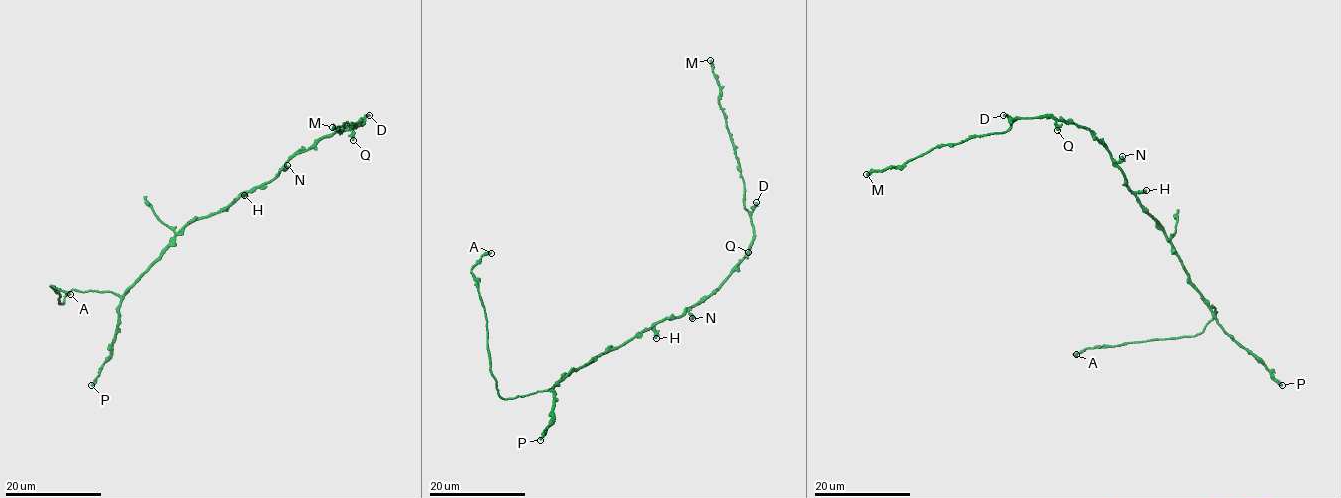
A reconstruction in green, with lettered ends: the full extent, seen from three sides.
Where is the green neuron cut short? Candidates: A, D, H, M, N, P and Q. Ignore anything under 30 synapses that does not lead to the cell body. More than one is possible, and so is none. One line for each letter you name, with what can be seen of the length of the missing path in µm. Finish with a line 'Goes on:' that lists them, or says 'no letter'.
Goes on: no letter

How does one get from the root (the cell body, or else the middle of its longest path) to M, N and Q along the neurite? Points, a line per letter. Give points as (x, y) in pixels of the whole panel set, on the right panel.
M: (1141, 204), (1105, 146), (1088, 128), (1044, 117), (1019, 117), (1004, 132), (938, 145), (900, 166), (866, 174)
N: (1141, 204), (1116, 164), (1122, 156)
Q: (1141, 204), (1105, 146), (1098, 142), (1088, 128), (1058, 119), (1057, 130)

